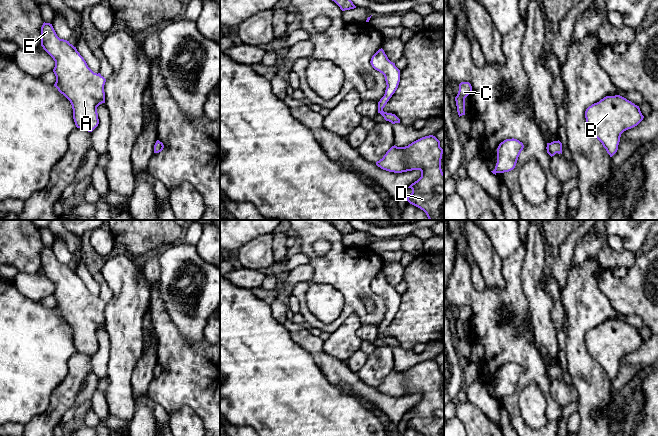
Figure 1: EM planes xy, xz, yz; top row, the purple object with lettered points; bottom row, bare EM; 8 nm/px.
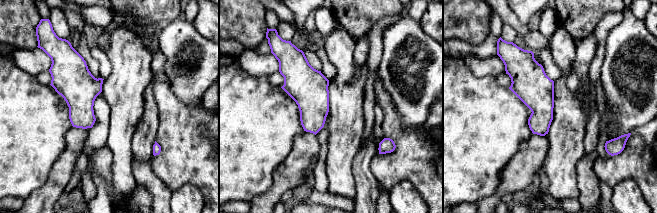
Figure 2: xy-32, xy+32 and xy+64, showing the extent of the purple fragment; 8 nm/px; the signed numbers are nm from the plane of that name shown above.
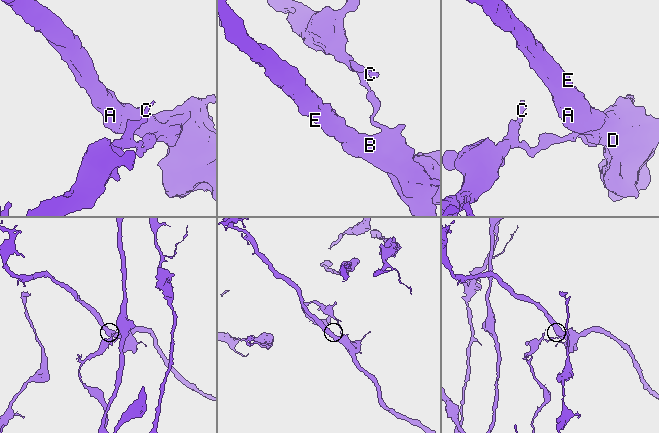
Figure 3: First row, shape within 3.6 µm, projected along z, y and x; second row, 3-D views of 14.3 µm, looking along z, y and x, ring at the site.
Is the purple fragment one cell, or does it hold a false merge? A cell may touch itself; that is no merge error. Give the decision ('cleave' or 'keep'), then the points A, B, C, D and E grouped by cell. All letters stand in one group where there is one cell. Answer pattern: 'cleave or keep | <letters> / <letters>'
cleave | A B D E / C

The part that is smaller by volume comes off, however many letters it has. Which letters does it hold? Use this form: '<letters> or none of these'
A, B, D, E

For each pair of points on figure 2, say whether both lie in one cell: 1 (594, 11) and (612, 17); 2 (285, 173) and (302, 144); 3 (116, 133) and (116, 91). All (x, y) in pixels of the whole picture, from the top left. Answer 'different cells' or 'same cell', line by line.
1: different cells
2: same cell
3: same cell

